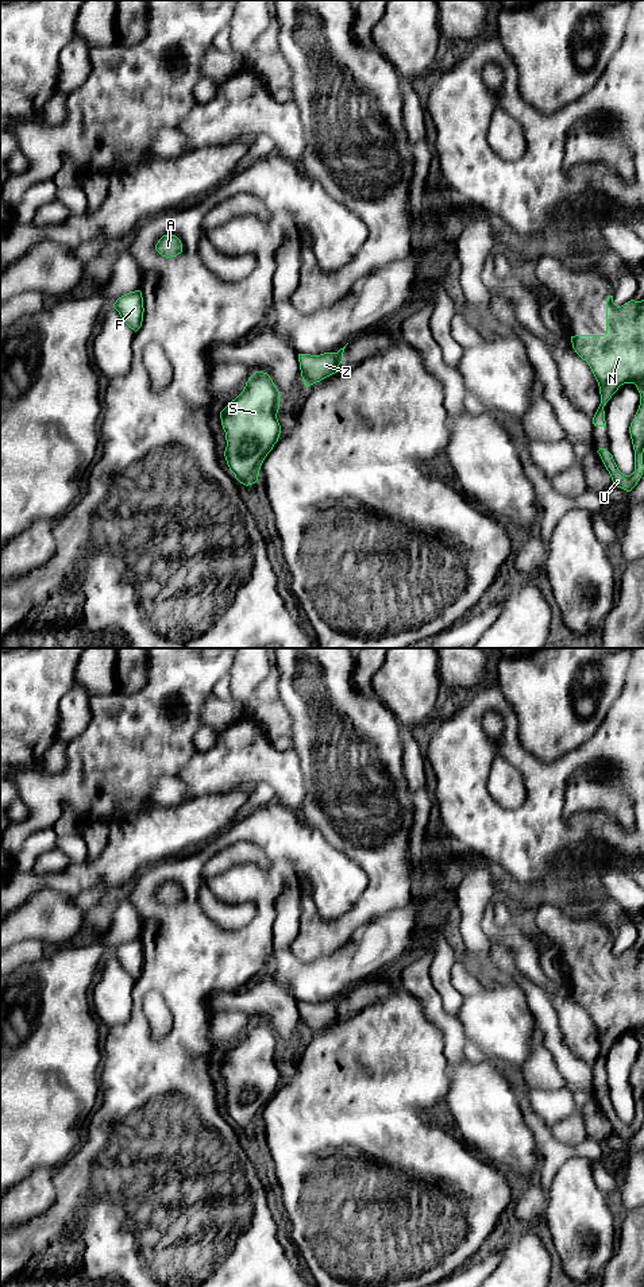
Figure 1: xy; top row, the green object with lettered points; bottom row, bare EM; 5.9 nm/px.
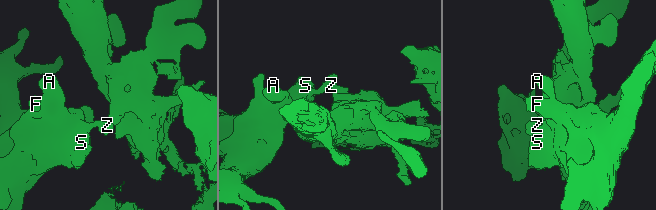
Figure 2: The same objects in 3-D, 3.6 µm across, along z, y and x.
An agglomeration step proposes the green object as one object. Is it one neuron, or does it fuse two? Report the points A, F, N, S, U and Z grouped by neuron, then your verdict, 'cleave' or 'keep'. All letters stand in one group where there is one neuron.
groups A F S Z / N U; cleave

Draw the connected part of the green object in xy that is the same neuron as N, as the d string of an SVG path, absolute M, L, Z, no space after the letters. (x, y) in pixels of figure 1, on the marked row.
M606 298L606 334L571 336L572 348L589 363L599 386L601 404L593 424L606 427L603 406L624 384L635 384L640 405L629 427L635 450L635 471L622 474L613 455L605 448L599 454L613 485L630 492L644 470L644 300L630 300L621 307Z

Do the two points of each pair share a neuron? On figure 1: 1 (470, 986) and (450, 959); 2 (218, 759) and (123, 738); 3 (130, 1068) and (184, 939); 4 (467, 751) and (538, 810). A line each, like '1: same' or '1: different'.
1: different
2: different
3: same
4: same

